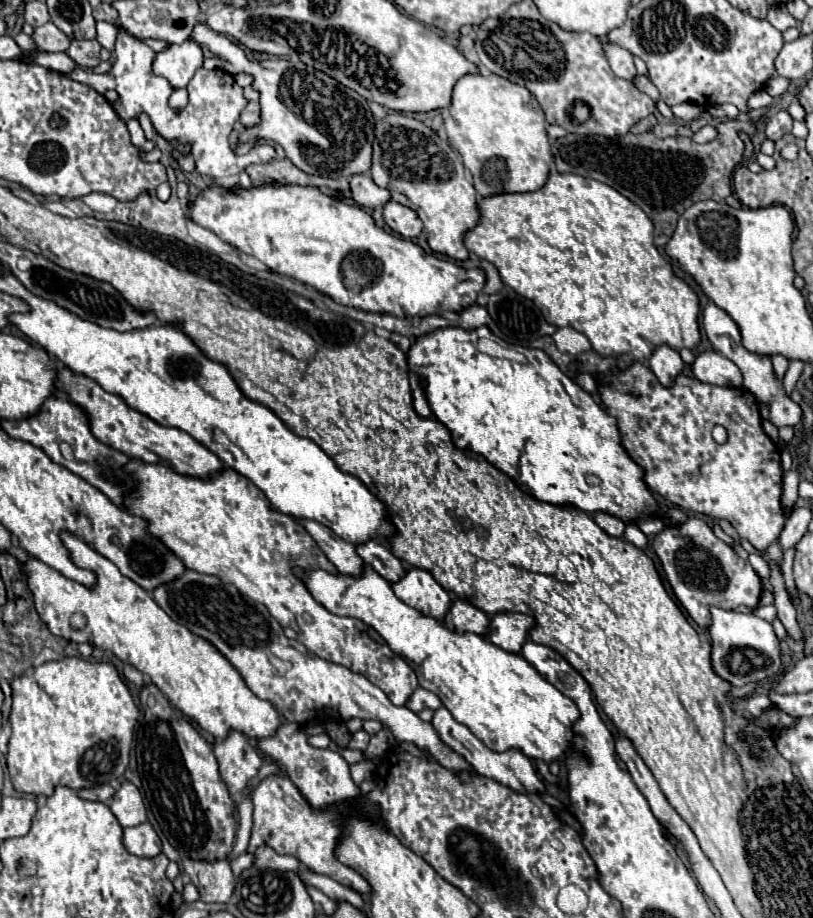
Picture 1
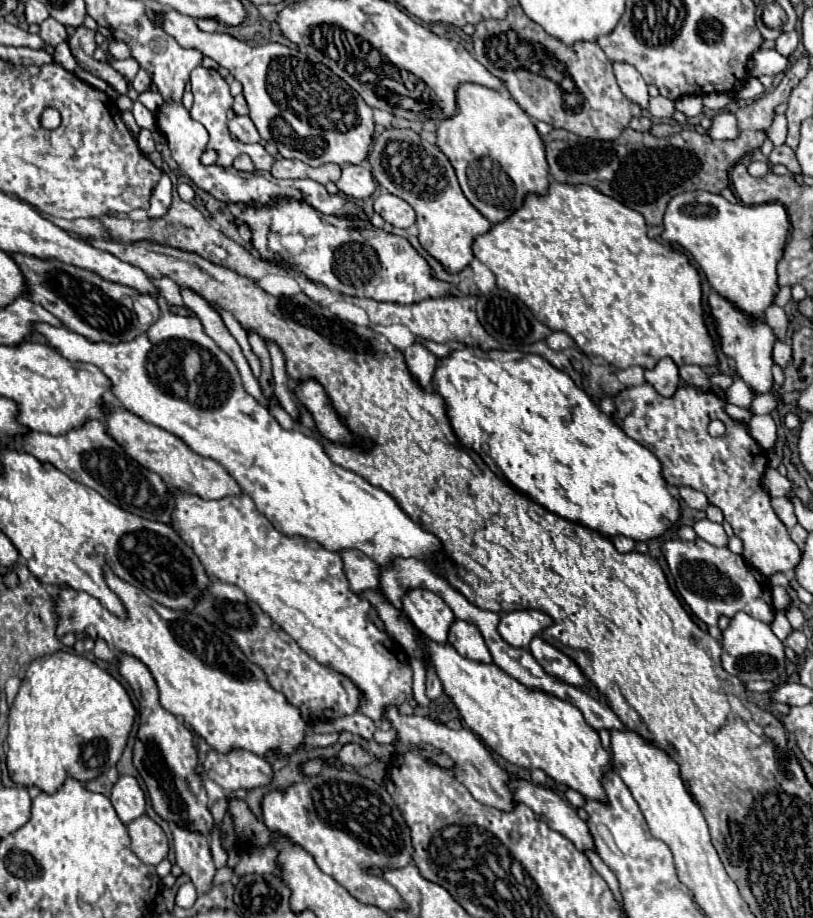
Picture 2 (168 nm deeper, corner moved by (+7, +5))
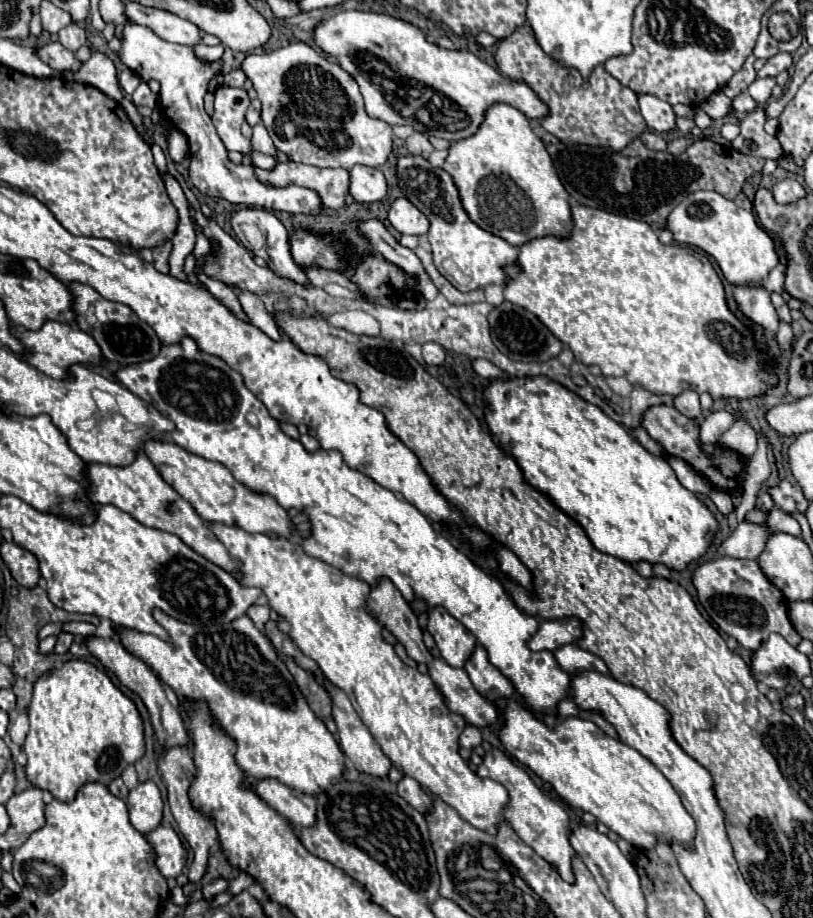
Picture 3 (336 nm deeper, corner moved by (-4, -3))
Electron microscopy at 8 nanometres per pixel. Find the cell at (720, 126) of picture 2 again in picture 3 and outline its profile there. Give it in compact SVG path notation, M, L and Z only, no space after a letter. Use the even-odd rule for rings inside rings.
M756 108L752 114L748 114L742 124L740 124L740 136L732 142L732 146L742 152L742 154L750 154L750 156L758 156L758 158L772 158L778 160L782 156L782 148L778 146L778 138L770 136L764 132L764 122L766 122L766 114L762 112L762 108Z

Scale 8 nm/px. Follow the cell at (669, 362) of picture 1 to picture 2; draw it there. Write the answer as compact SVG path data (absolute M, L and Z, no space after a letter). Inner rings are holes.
M661 358L655 368L645 370L645 380L651 382L651 386L661 396L671 396L679 386L679 372L671 358Z

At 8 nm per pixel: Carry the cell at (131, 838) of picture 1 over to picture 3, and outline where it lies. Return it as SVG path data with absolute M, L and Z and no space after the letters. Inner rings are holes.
M160 824L154 832L148 836L150 846L156 852L156 866L166 878L178 878L186 868L186 848L182 846L182 840L174 832L174 828Z

